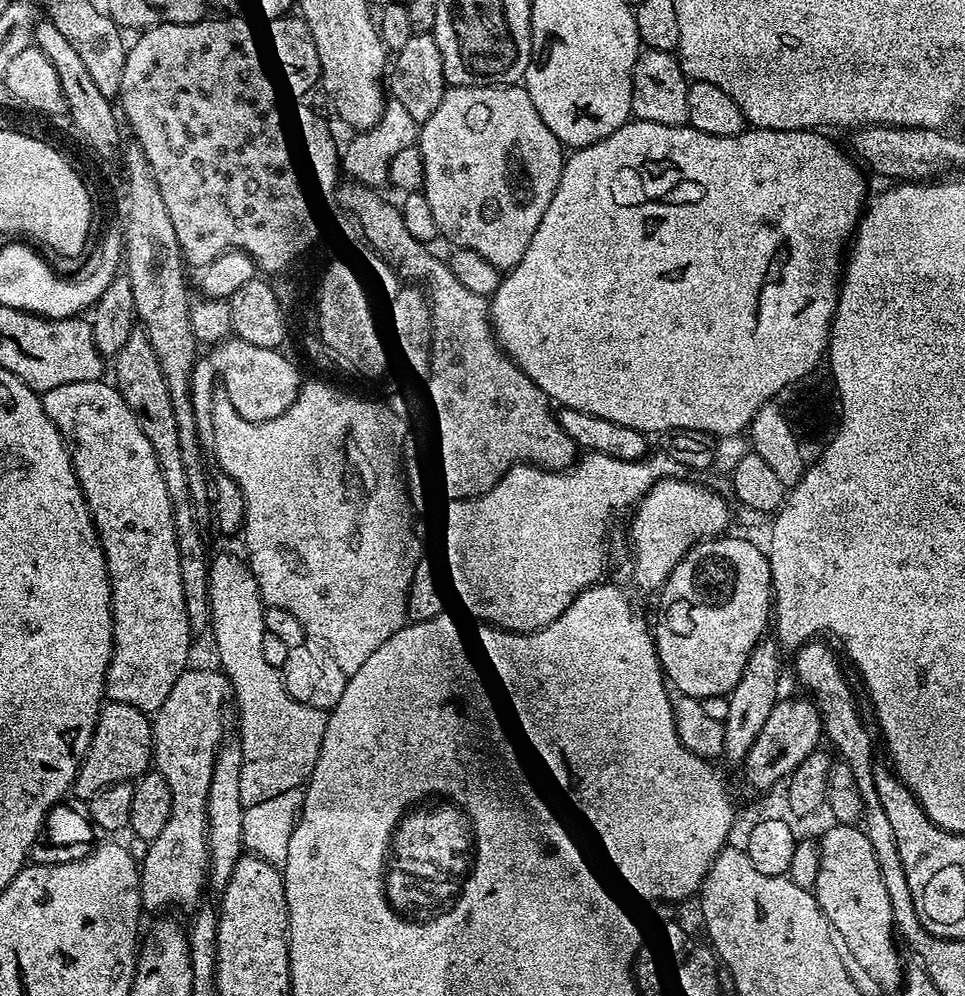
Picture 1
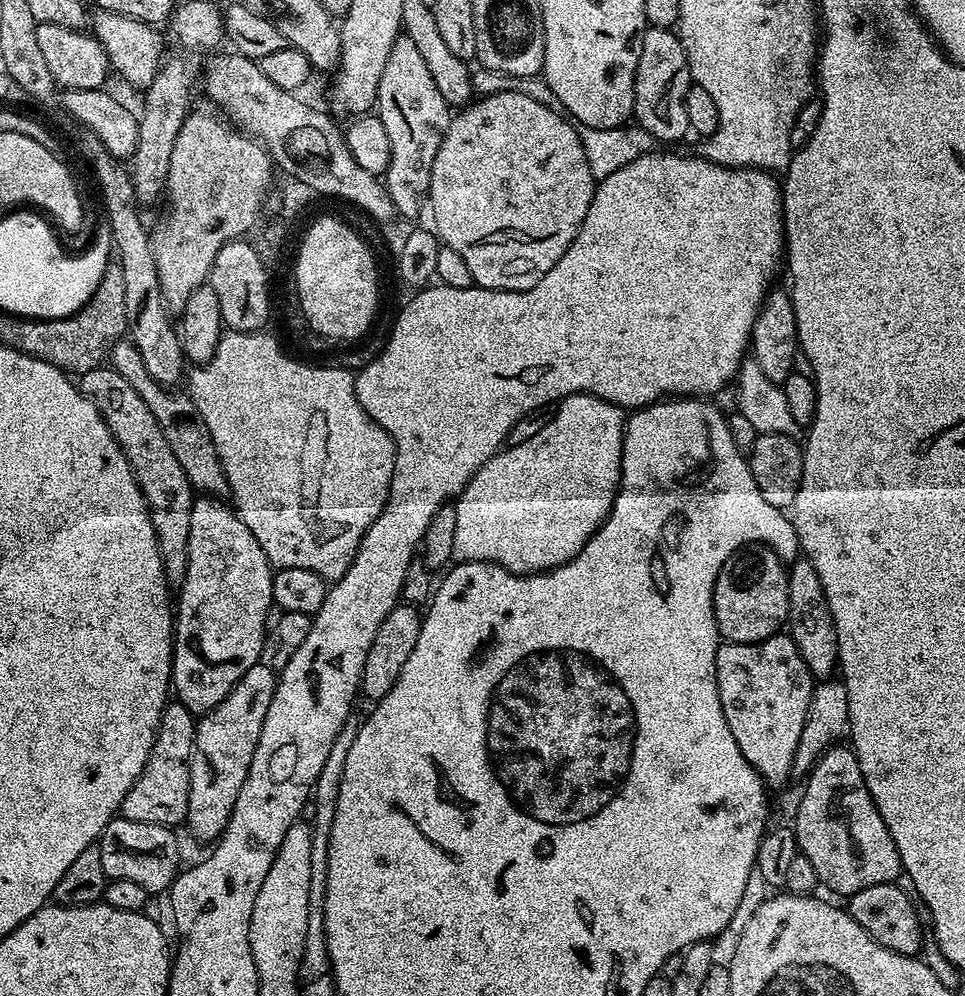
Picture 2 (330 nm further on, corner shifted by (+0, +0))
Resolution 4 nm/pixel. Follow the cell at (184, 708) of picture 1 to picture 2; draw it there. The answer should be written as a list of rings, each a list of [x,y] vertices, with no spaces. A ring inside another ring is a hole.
[[[261,662],[250,666],[250,670],[246,670],[244,677],[234,686],[234,690],[230,690],[230,694],[226,694],[226,698],[222,698],[222,702],[218,702],[214,710],[203,713],[196,720],[196,746],[190,764],[190,798],[186,817],[186,825],[188,824],[196,840],[215,842],[220,839],[234,810],[234,802],[238,802],[238,790],[242,790],[242,782],[246,782],[250,762],[254,762],[258,734],[262,734],[262,722],[266,722],[266,710],[270,710],[270,698],[274,698],[278,679],[277,673],[271,672],[266,664]]]

